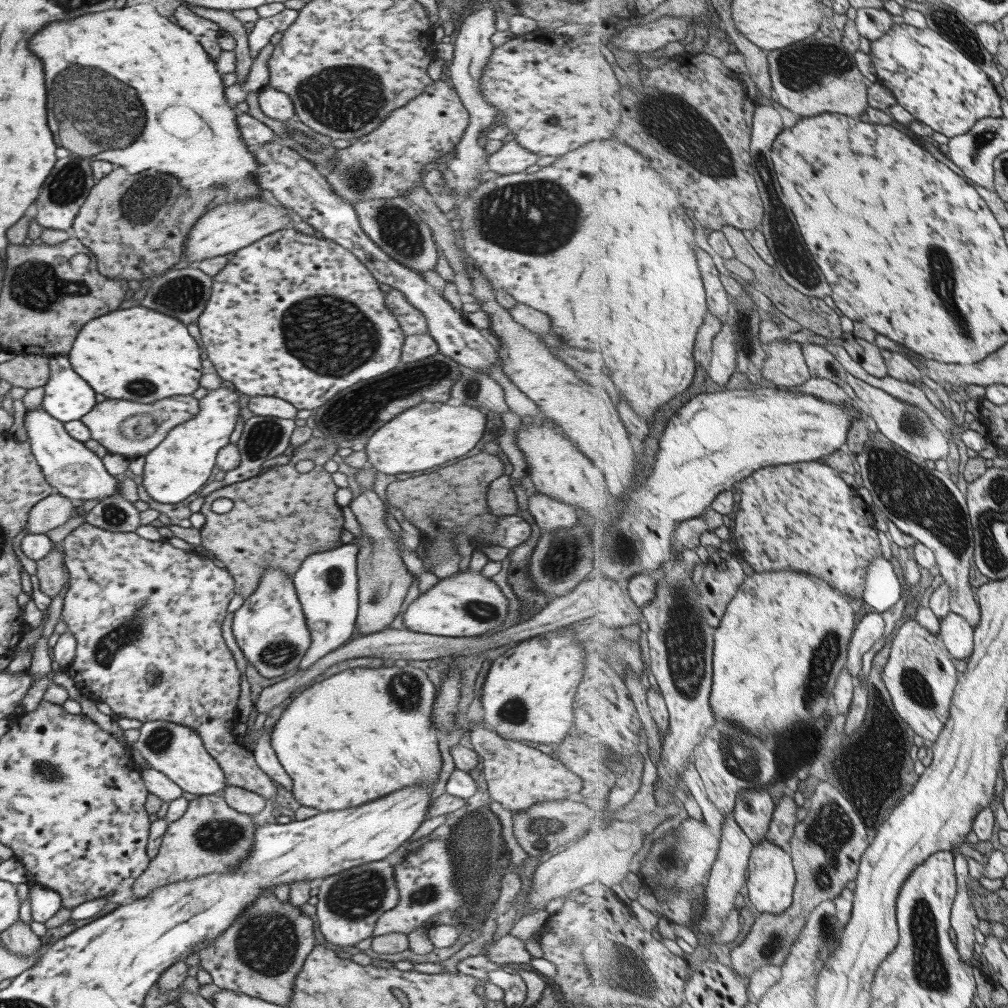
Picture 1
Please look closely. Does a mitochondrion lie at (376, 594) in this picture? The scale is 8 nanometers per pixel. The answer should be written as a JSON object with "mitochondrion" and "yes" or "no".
{"mitochondrion":"yes"}

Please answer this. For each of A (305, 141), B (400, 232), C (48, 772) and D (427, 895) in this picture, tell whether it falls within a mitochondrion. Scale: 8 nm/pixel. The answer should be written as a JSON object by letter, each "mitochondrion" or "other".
{"A":"mitochondrion","B":"mitochondrion","C":"mitochondrion","D":"mitochondrion"}

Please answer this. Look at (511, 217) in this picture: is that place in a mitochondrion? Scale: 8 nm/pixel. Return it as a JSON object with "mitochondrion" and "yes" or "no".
{"mitochondrion":"yes"}

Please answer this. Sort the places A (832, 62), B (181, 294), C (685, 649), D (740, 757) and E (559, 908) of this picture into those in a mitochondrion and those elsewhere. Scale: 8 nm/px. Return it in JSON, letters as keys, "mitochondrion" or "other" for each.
{"A":"mitochondrion","B":"mitochondrion","C":"mitochondrion","D":"mitochondrion","E":"other"}

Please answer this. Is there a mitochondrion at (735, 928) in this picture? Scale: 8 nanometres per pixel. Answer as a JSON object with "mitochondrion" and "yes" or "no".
{"mitochondrion":"no"}

